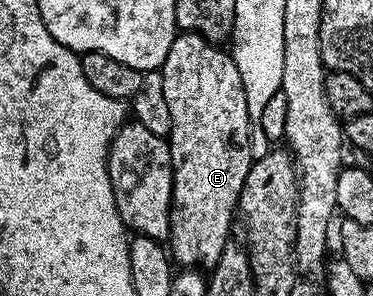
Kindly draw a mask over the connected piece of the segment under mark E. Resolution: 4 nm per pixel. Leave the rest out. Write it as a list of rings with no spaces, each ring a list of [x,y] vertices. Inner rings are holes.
[[[180,31],[176,35],[161,71],[169,114],[173,114],[169,143],[175,181],[171,195],[169,252],[176,265],[202,266],[210,270],[217,258],[221,258],[221,250],[225,250],[228,240],[232,239],[231,219],[236,219],[241,186],[245,186],[245,178],[253,163],[249,102],[245,102],[245,86],[230,51],[209,43],[195,32]]]

